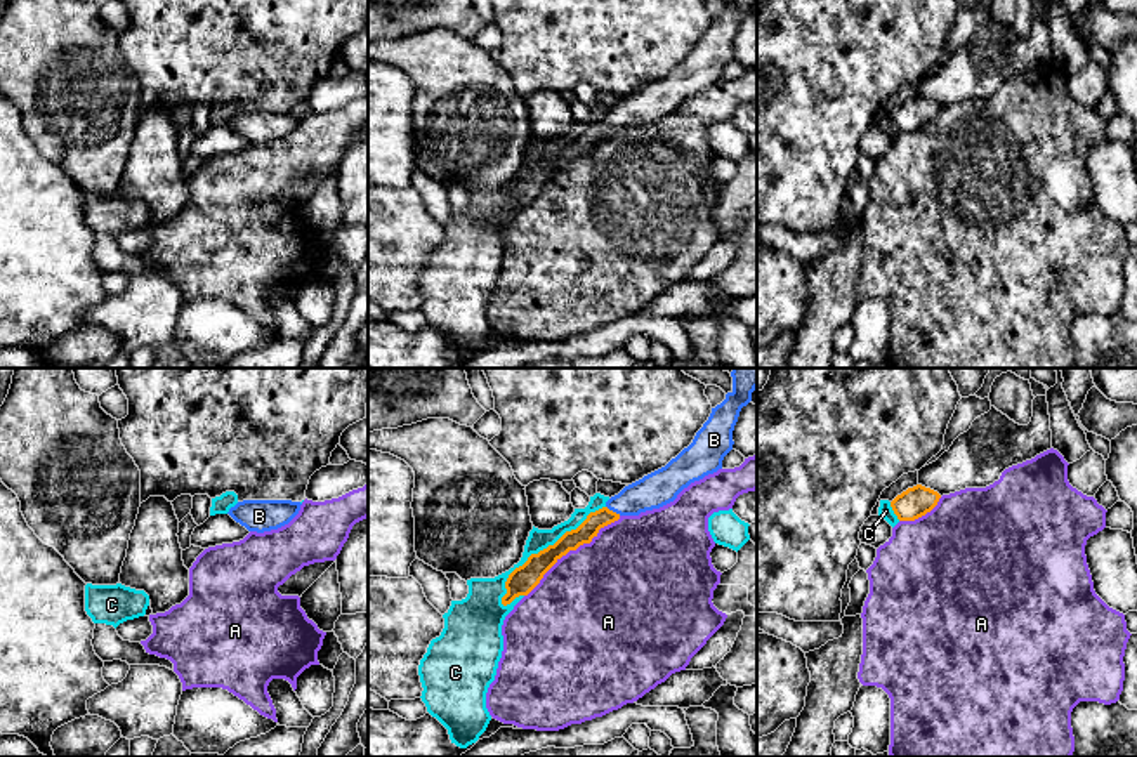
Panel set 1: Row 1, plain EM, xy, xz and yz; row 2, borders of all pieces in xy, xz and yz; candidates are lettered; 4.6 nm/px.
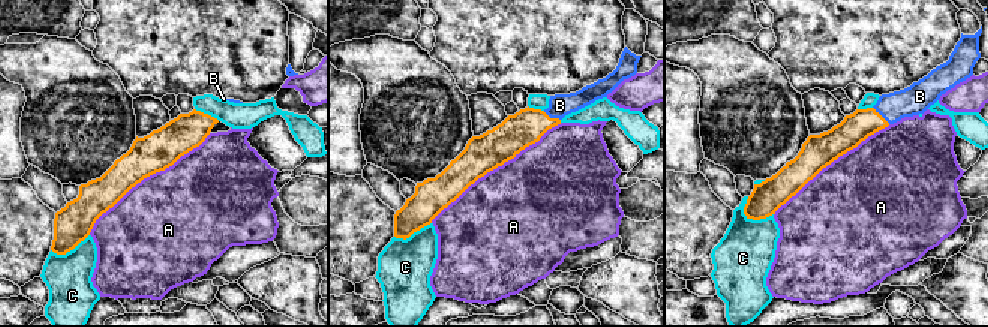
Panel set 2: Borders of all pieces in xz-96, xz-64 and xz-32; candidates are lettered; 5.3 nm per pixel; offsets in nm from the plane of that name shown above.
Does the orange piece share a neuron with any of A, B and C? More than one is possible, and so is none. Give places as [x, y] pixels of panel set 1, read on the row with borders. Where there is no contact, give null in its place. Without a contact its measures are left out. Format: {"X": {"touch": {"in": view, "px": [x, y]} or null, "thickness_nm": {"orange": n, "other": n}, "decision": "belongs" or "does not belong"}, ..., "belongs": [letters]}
{"A": {"touch": {"in": "xz", "px": [571, 549]}, "thickness_nm": {"orange": 120, "other": 480}, "decision": "does not belong"}, "B": {"touch": {"in": "xz", "px": [611, 511]}, "thickness_nm": {"orange": 90, "other": 160}, "decision": "belongs"}, "C": {"touch": {"in": "xz", "px": [544, 549]}, "thickness_nm": {"orange": 120, "other": 100}, "decision": "does not belong"}, "belongs": ["B"]}

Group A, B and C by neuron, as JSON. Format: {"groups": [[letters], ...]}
{"groups": [["A"], ["B"], ["C"]]}

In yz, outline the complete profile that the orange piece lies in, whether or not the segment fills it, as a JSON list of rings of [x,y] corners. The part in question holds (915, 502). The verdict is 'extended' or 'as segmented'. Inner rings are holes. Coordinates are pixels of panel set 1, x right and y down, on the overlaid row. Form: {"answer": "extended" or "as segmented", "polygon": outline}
{"answer": "as segmented", "polygon": [[[917,484],[897,495],[891,502],[891,507],[899,521],[915,521],[930,512],[937,505],[939,498],[941,495],[937,491]]]}

